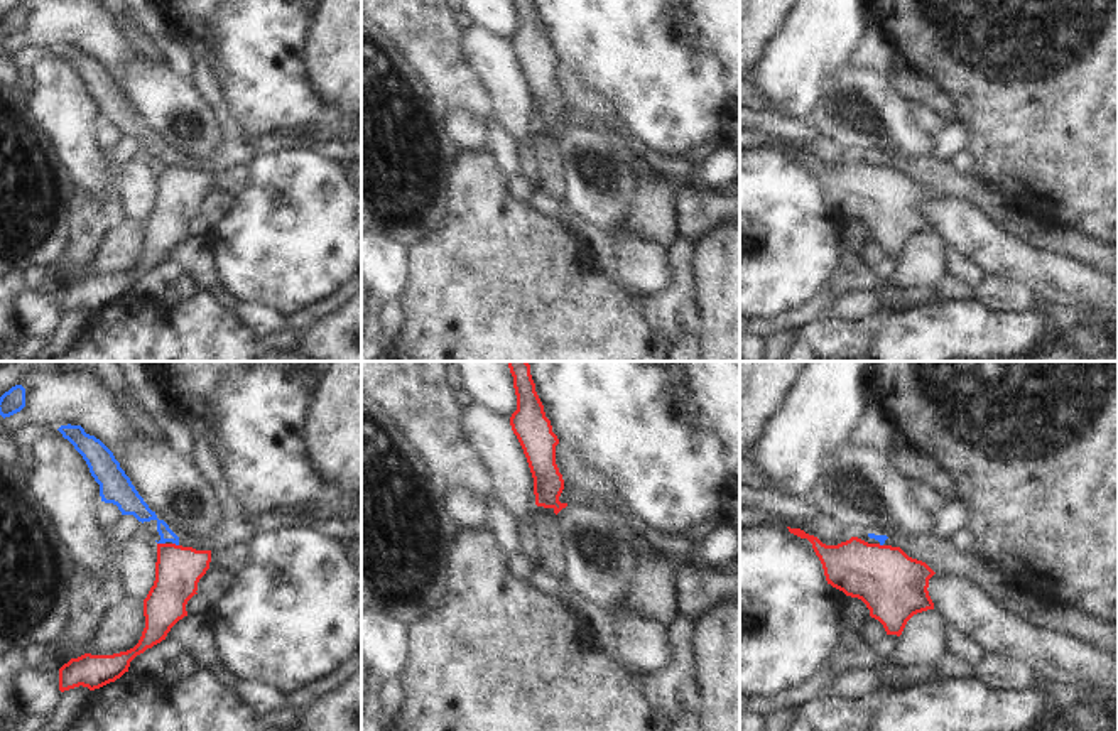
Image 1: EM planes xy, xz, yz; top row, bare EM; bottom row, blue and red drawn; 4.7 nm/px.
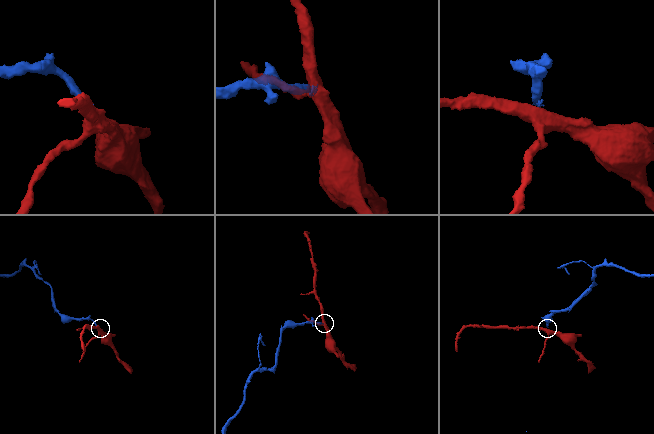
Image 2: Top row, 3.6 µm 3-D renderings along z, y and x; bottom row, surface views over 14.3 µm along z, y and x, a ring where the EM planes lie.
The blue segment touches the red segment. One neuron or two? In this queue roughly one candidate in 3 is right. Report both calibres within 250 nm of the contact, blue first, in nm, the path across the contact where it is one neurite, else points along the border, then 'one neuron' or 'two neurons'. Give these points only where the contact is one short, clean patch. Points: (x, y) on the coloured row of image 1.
120/220 nm | along xy (157, 542), (164, 544) | two neurons

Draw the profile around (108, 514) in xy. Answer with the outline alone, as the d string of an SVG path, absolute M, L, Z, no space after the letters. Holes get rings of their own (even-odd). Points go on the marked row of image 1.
M105 501L100 503L100 508L96 512L96 520L103 532L113 527L120 517L122 517L122 512L118 510L117 505L105 503Z

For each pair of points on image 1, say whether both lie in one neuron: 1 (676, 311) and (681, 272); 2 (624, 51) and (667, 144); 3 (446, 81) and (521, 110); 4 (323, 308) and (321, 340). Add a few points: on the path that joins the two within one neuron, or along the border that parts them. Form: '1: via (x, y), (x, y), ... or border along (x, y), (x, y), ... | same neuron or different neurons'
1: via (676, 301), (681, 282) | same neuron
2: via (647, 75), (667, 95), (667, 120) | same neuron
3: border along (470, 64), (490, 98), (495, 119) | different neurons
4: border along (343, 303), (318, 318), (298, 336) | different neurons

